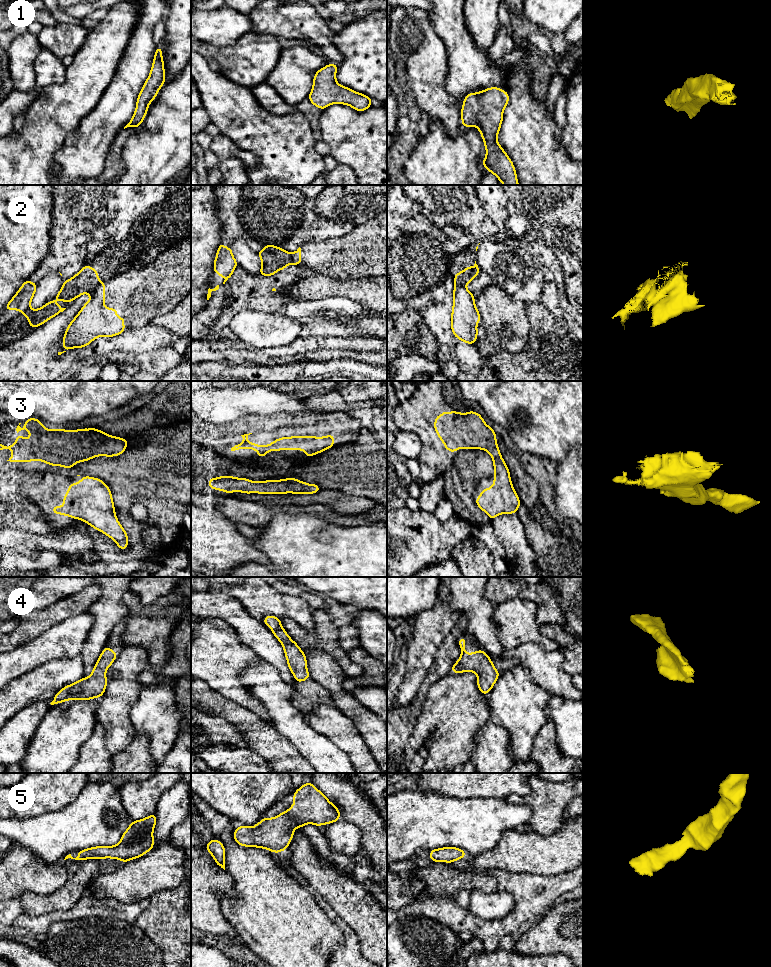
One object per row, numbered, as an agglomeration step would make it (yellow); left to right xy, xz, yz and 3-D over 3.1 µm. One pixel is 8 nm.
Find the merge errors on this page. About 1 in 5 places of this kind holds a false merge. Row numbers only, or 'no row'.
2

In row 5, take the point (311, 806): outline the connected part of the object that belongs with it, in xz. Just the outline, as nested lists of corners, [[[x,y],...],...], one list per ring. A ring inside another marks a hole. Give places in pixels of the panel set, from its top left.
[[[311,782],[302,785],[294,792],[294,804],[286,811],[274,818],[263,818],[253,827],[238,826],[233,833],[234,840],[245,847],[264,848],[274,853],[287,849],[294,836],[295,828],[302,828],[306,824],[314,824],[317,827],[331,824],[340,820],[340,811],[327,797],[319,791]]]

